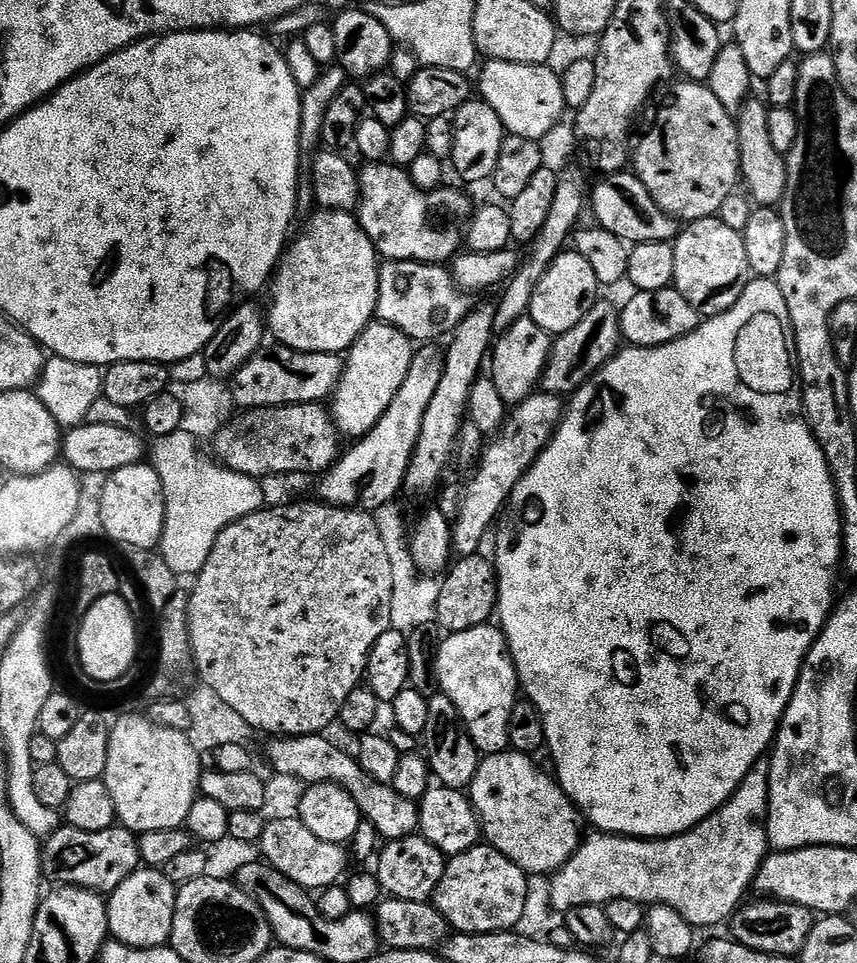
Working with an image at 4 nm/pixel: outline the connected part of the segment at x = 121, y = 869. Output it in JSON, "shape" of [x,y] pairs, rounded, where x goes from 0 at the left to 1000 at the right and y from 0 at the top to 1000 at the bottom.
{"shape":[[[132,856],[124,862],[105,864],[81,861],[79,874],[72,875],[69,881],[53,882],[53,890],[76,897],[79,901],[89,901],[91,909],[85,917],[92,921],[106,922],[120,929],[130,929],[154,906],[162,901],[166,895],[162,869],[154,861],[141,856]]]}

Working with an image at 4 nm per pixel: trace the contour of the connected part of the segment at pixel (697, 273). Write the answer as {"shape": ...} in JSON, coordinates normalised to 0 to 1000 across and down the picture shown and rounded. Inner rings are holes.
{"shape":[[[835,222],[811,225],[809,227],[811,229],[784,251],[786,260],[784,297],[811,320],[817,320],[817,317],[824,315],[833,305],[856,296],[876,279],[867,242],[838,225]]]}

